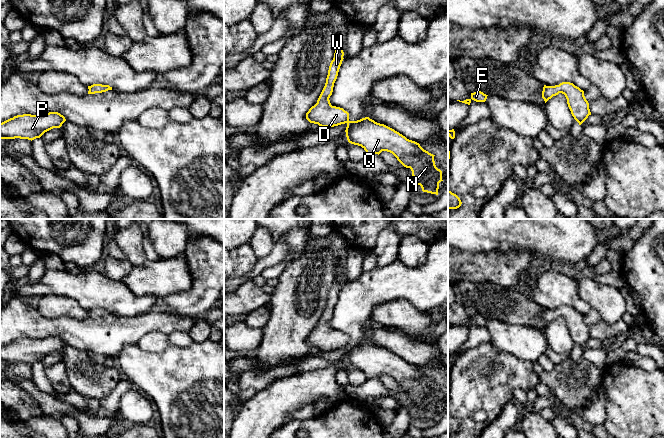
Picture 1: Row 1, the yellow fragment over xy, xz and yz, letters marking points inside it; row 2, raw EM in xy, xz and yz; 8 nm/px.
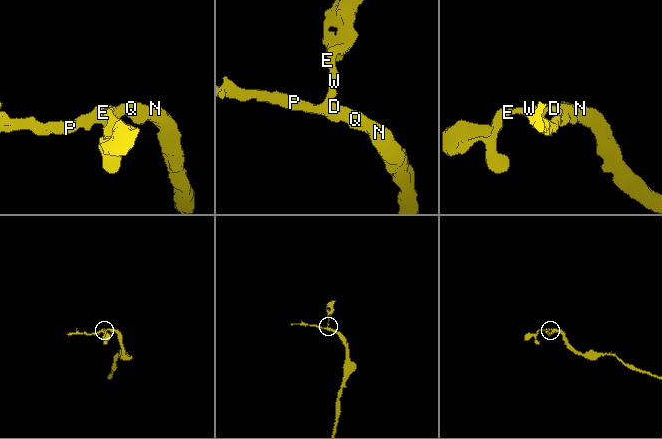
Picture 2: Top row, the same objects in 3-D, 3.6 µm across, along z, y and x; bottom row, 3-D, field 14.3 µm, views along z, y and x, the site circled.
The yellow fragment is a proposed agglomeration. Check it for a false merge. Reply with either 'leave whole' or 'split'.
leave whole

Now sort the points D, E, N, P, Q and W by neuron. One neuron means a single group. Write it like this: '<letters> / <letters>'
D E N P Q W

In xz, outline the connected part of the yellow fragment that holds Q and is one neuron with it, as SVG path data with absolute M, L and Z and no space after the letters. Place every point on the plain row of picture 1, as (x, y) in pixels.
M338 260L335 263L334 282L329 290L325 310L317 327L306 337L306 343L321 351L334 351L346 347L345 356L349 367L361 370L367 379L379 379L382 375L392 377L404 391L411 393L415 409L420 409L423 416L438 419L439 407L443 404L442 395L435 389L435 379L424 374L419 367L369 341L350 345L347 335L331 329L329 322L343 280L343 269Z

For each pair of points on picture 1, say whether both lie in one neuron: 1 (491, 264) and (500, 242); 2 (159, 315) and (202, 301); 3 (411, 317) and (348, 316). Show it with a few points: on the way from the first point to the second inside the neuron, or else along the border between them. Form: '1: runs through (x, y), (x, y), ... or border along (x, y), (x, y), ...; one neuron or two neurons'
1: border along (521, 250), (478, 251), (474, 253); two neurons
2: border along (159, 305), (166, 311), (192, 317); two neurons
3: border along (390, 301), (380, 304), (373, 311), (374, 323); two neurons

